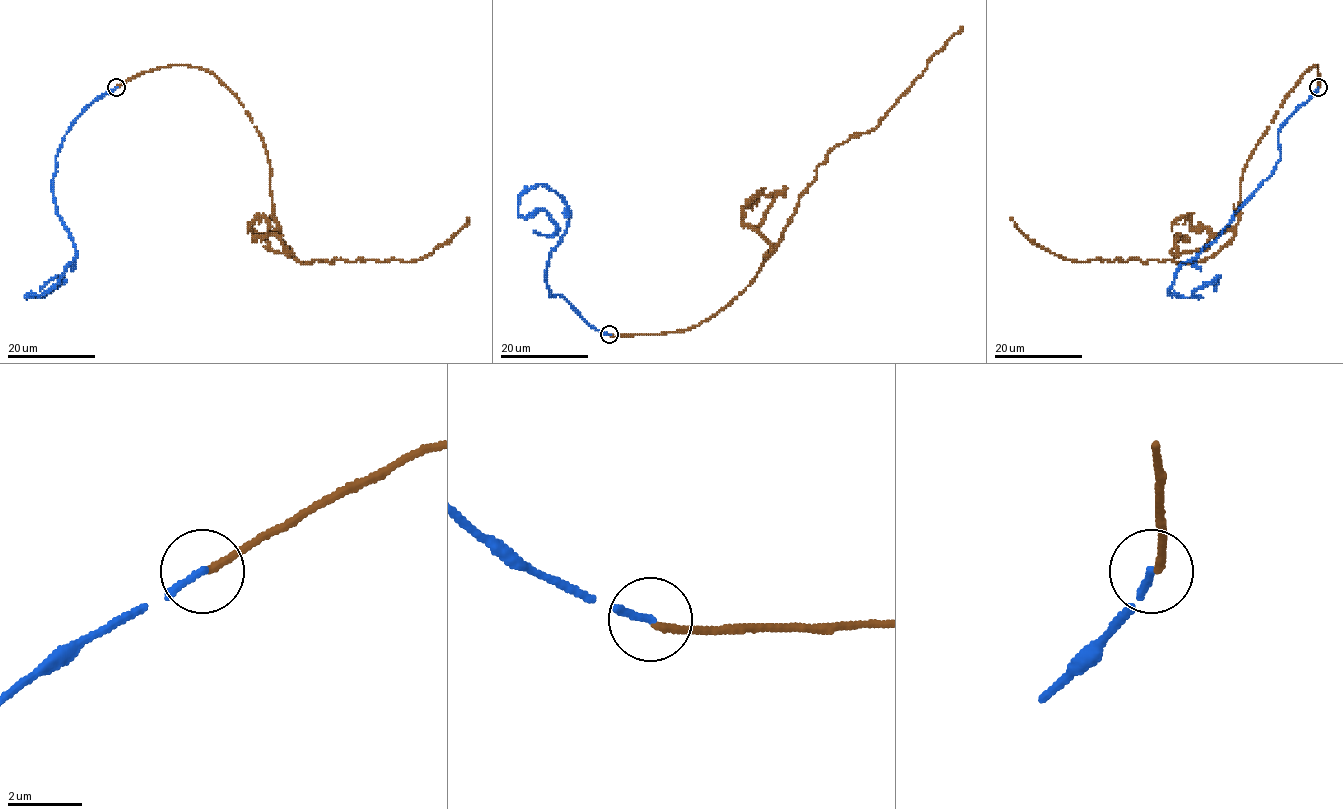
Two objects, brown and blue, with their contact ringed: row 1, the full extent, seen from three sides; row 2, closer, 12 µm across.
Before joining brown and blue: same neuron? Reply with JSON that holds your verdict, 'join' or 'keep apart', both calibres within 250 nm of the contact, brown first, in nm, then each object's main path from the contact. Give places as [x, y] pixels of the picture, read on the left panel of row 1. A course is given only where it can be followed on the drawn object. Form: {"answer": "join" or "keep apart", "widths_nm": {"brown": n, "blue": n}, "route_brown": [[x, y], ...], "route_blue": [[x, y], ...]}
{"answer": "keep apart", "widths_nm": {"brown": 180, "blue": 190}, "route_brown": [[115, 87], [164, 66], [212, 72], [247, 111], [264, 143], [273, 216], [301, 263], [415, 261], [466, 218]], "route_blue": [[115, 87], [65, 135], [52, 199], [74, 258], [47, 291], [24, 298], [62, 279], [39, 290]]}

